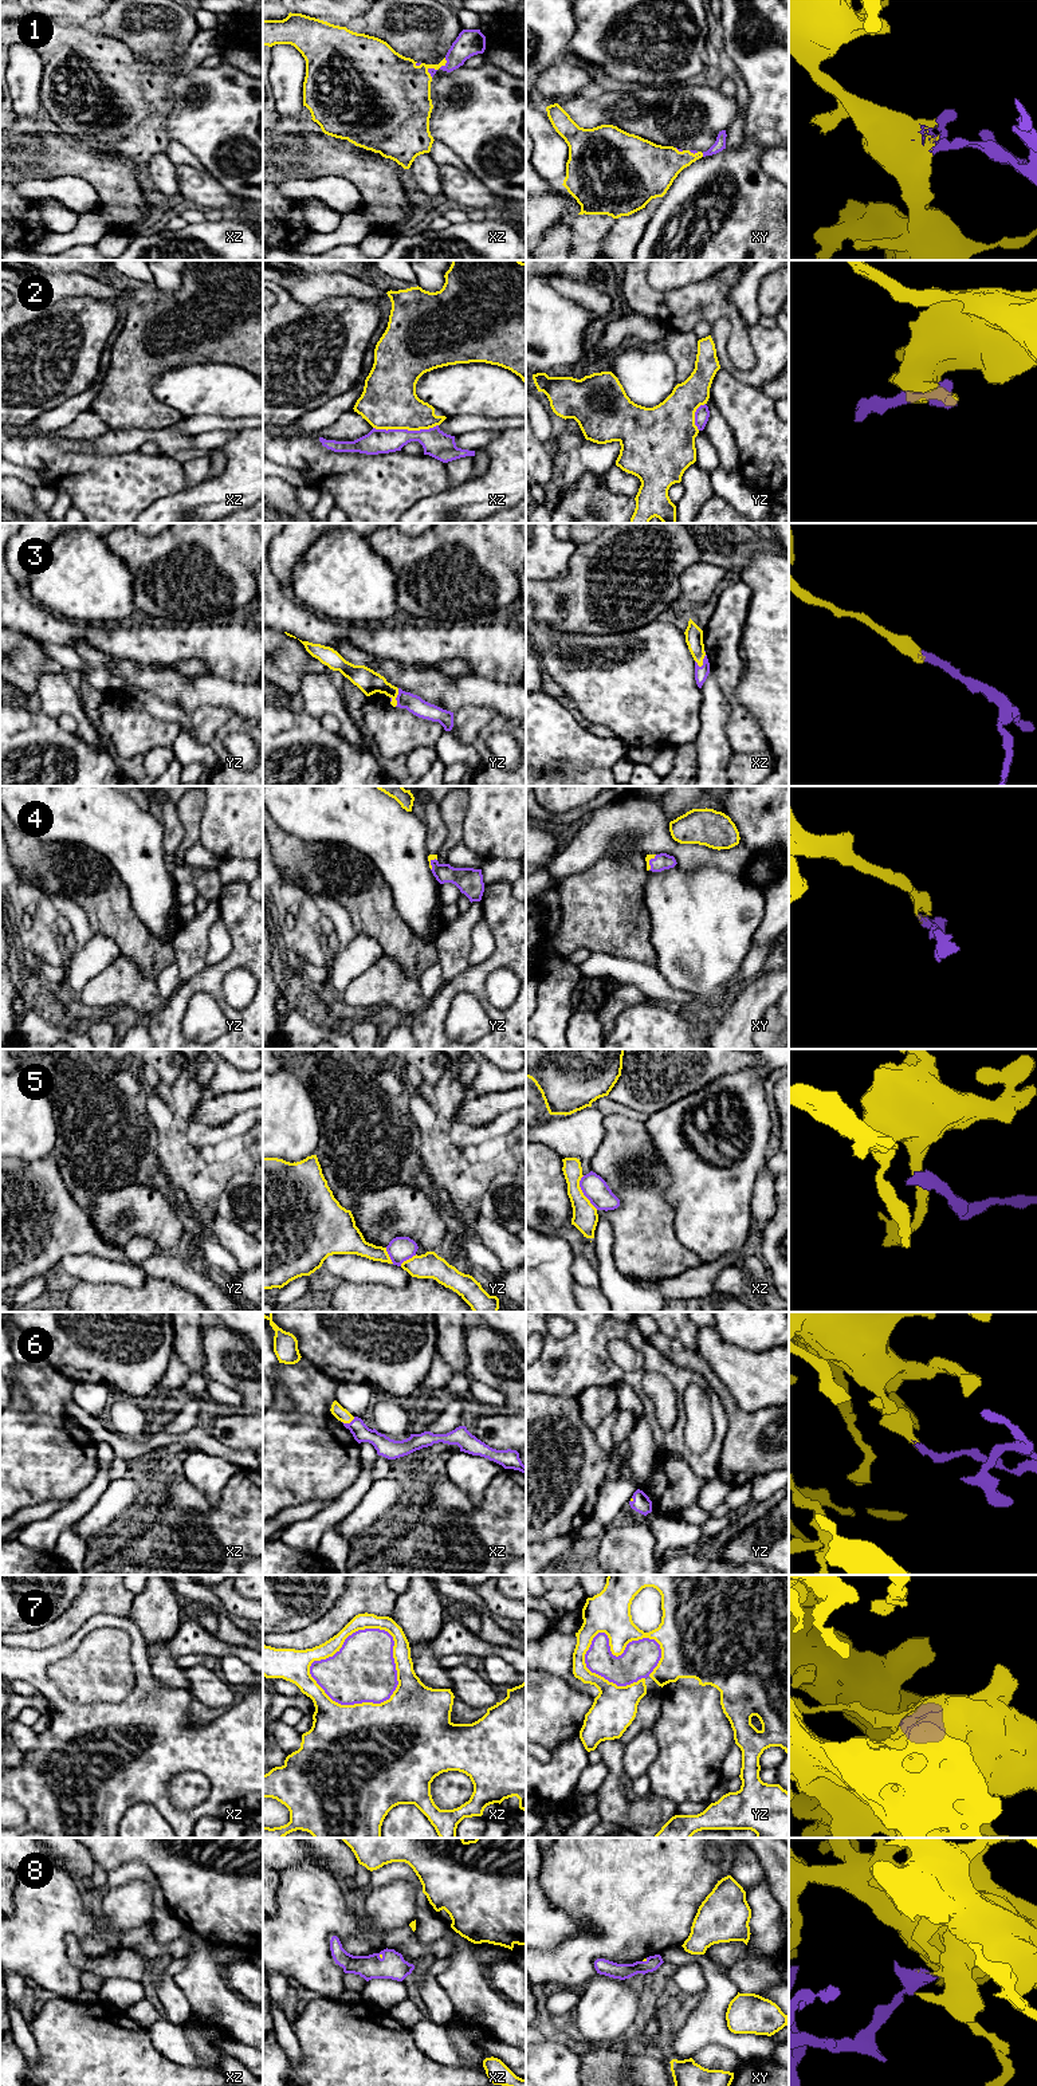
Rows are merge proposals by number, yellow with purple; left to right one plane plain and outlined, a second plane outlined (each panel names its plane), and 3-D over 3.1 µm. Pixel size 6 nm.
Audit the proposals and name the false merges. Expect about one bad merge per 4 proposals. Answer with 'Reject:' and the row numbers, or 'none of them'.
Reject: 2, 5, 7

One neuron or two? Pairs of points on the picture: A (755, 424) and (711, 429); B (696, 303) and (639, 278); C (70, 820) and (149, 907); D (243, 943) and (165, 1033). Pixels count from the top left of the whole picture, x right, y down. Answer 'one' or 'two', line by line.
A: two
B: one
C: one
D: one

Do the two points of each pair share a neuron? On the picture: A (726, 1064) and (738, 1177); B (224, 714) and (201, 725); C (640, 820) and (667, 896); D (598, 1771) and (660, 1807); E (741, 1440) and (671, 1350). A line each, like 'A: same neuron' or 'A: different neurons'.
A: different neurons
B: same neuron
C: different neurons
D: different neurons
E: same neuron

